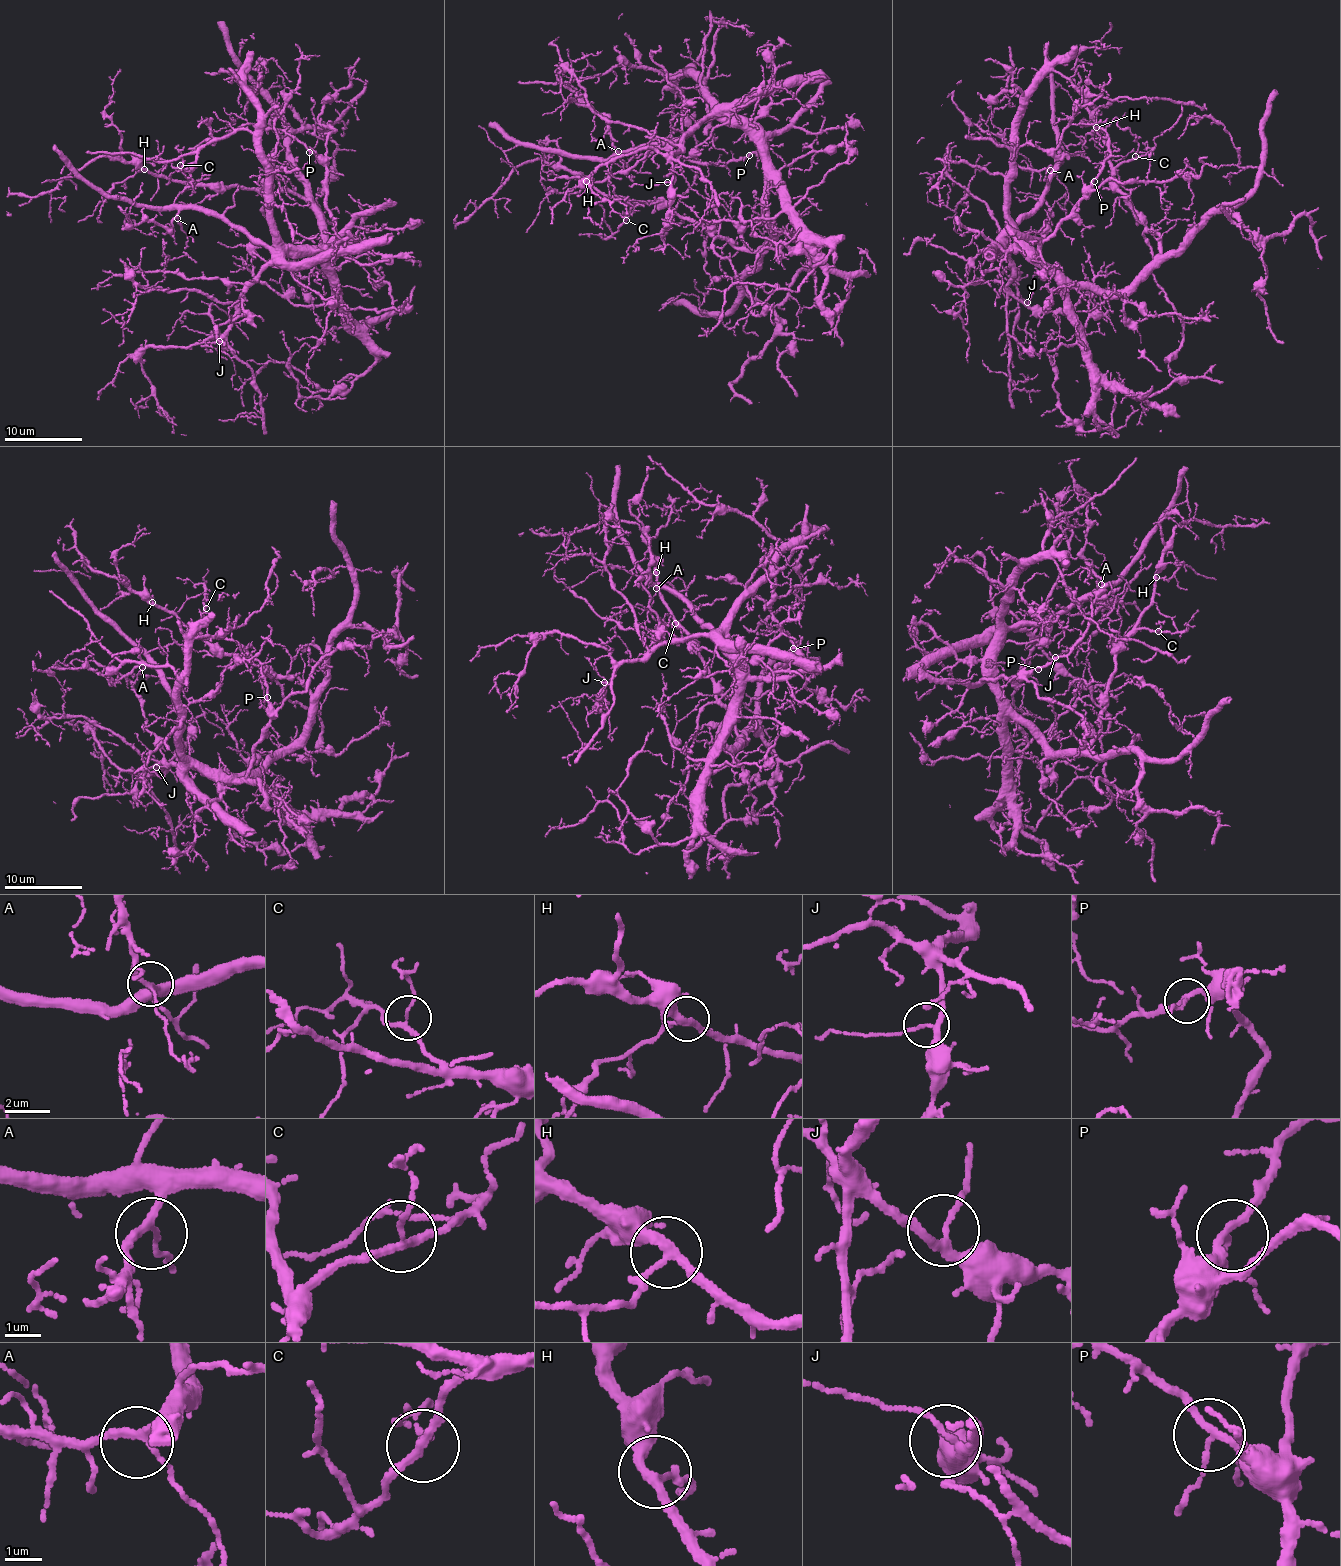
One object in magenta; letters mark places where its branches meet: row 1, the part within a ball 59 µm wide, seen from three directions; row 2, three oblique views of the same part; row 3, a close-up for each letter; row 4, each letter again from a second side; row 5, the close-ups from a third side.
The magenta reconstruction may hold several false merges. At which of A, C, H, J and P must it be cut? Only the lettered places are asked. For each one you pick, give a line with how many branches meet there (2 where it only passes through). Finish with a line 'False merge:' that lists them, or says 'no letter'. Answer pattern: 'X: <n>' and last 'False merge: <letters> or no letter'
False merge: no letter

